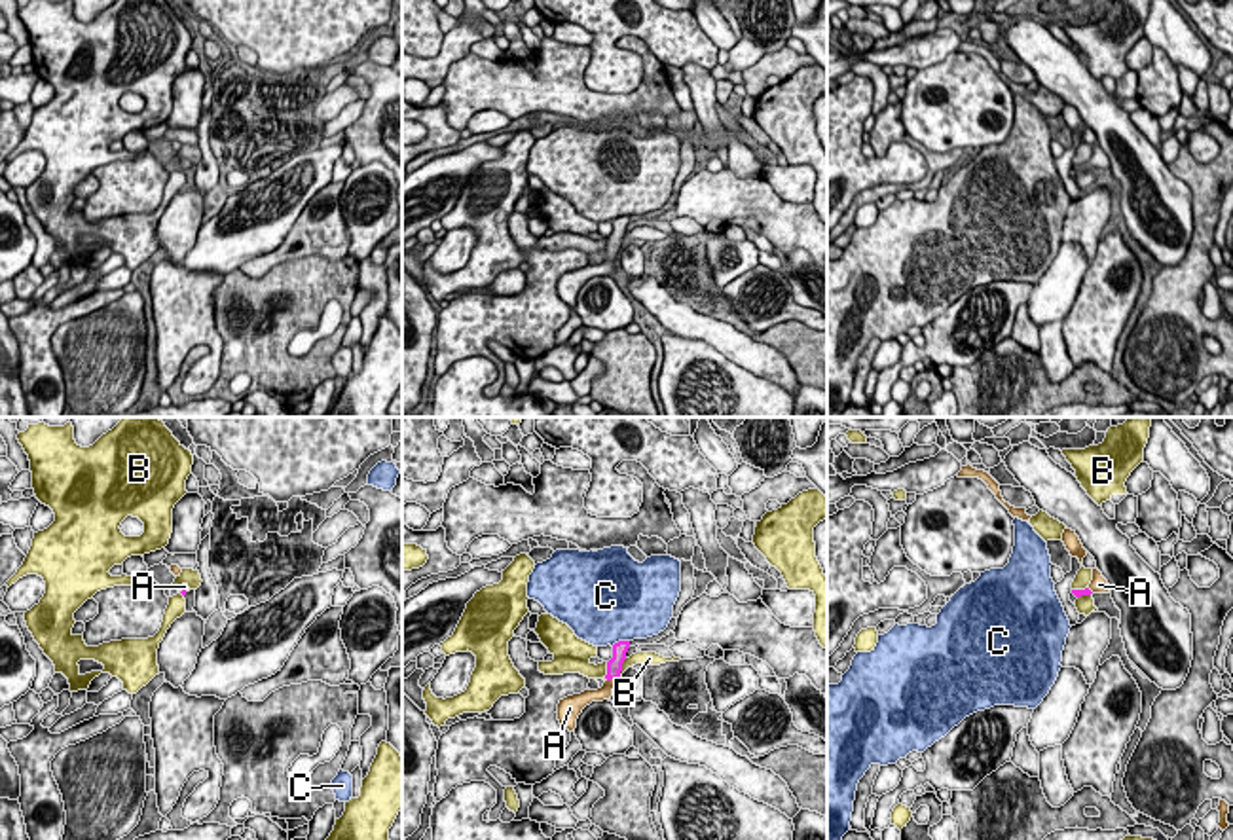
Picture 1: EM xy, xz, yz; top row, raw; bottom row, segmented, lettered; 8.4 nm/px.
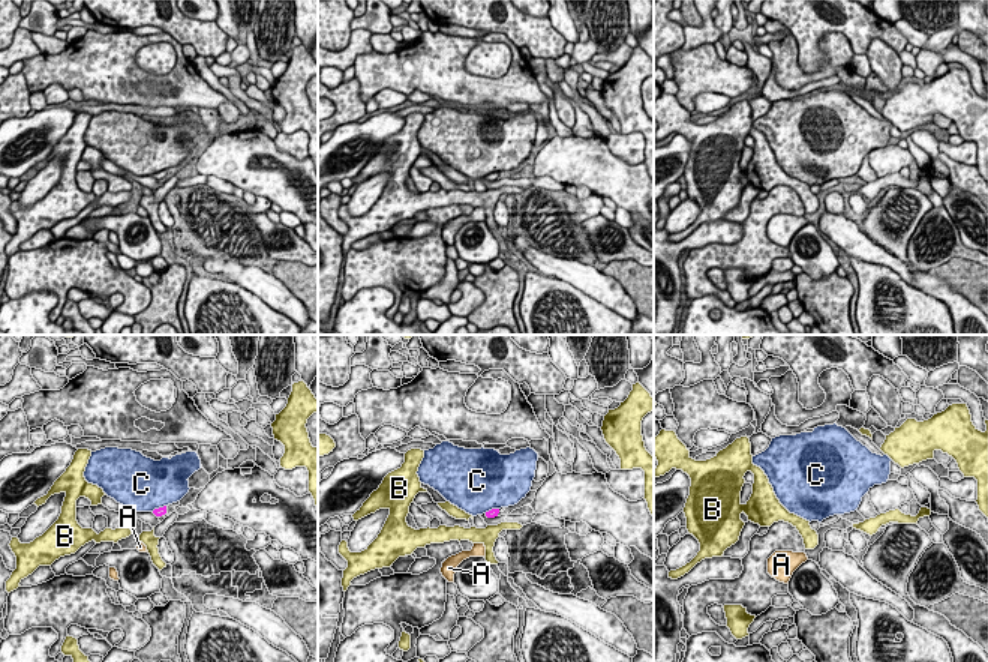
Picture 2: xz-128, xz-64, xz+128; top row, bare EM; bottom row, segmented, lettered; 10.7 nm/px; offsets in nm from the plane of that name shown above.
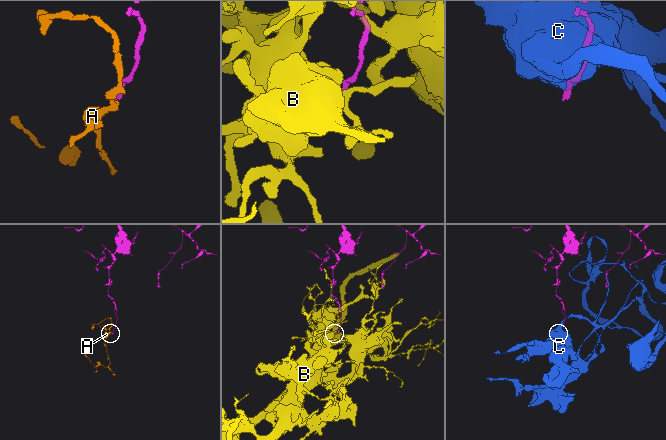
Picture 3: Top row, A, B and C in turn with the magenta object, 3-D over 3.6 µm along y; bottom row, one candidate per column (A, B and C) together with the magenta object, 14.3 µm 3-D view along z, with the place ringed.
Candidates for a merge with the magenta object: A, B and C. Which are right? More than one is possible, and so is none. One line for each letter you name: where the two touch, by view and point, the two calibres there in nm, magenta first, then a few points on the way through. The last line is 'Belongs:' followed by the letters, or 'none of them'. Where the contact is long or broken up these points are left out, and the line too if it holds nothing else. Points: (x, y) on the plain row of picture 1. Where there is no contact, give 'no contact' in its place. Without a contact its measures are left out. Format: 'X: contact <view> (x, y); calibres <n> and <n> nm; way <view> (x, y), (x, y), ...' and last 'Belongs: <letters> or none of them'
A: contact xz (609, 255); calibres 130 and 120 nm; way xz (619, 228), (609, 255), (606, 266)
Belongs: A

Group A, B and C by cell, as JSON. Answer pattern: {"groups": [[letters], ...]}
{"groups": [["A"], ["B"], ["C"]]}

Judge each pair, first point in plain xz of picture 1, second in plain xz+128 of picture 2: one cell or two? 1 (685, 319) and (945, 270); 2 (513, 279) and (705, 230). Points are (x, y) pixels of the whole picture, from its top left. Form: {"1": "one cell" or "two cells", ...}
{"1": "two cells", "2": "one cell"}

